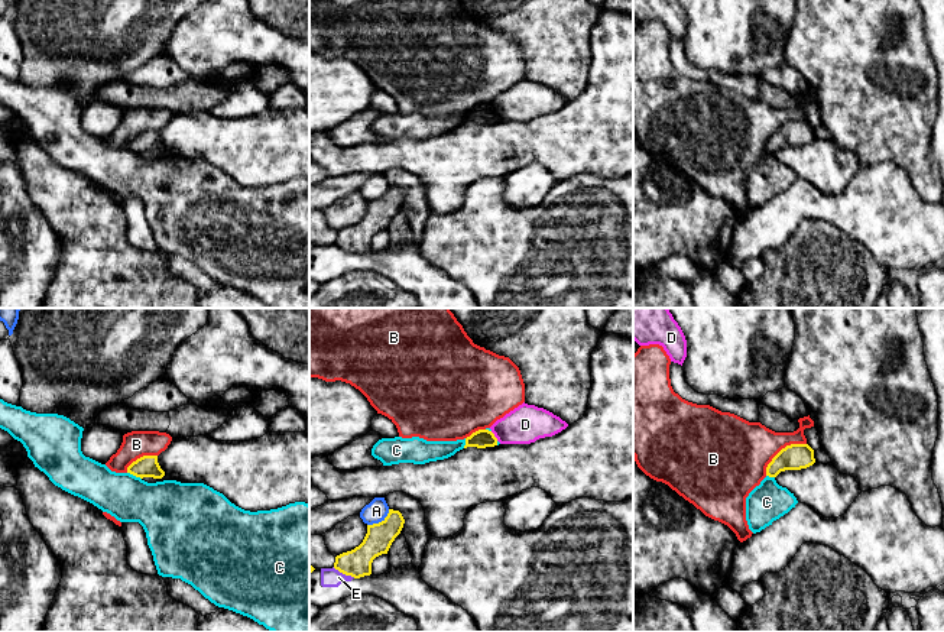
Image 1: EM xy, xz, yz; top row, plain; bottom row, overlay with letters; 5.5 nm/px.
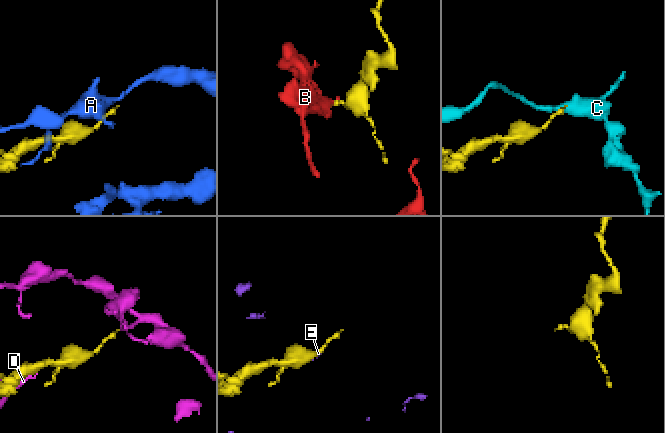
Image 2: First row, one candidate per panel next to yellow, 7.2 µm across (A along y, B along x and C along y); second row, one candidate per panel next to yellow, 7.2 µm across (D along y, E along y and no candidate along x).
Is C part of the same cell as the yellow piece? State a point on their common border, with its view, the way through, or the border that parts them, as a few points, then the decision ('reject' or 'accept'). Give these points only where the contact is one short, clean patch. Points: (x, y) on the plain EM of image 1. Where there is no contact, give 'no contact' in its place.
contact xy (135, 151); border xy (127, 148), (140, 155); reject

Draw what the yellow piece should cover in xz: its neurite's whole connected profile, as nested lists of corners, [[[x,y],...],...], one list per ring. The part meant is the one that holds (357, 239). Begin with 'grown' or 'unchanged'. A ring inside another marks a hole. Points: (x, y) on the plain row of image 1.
unchanged; [[[389,185],[387,192],[382,198],[367,201],[367,210],[359,223],[335,233],[334,244],[354,255],[370,252],[373,236],[387,230],[403,200],[402,189]]]

